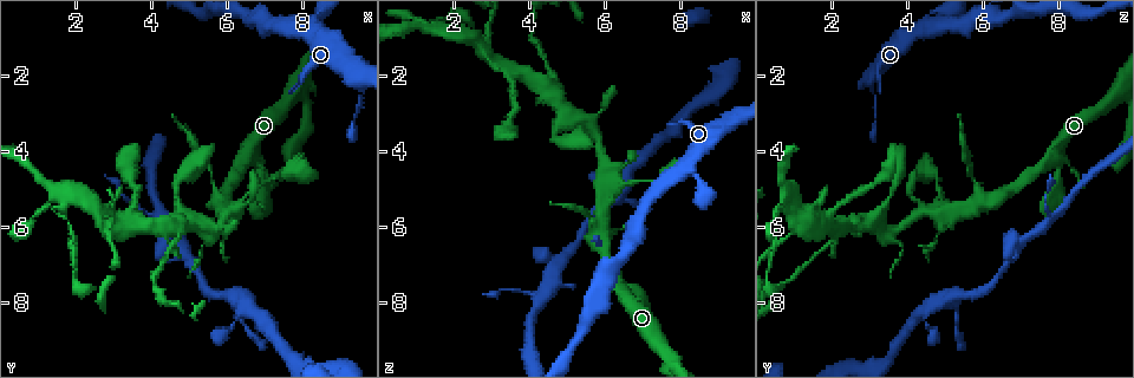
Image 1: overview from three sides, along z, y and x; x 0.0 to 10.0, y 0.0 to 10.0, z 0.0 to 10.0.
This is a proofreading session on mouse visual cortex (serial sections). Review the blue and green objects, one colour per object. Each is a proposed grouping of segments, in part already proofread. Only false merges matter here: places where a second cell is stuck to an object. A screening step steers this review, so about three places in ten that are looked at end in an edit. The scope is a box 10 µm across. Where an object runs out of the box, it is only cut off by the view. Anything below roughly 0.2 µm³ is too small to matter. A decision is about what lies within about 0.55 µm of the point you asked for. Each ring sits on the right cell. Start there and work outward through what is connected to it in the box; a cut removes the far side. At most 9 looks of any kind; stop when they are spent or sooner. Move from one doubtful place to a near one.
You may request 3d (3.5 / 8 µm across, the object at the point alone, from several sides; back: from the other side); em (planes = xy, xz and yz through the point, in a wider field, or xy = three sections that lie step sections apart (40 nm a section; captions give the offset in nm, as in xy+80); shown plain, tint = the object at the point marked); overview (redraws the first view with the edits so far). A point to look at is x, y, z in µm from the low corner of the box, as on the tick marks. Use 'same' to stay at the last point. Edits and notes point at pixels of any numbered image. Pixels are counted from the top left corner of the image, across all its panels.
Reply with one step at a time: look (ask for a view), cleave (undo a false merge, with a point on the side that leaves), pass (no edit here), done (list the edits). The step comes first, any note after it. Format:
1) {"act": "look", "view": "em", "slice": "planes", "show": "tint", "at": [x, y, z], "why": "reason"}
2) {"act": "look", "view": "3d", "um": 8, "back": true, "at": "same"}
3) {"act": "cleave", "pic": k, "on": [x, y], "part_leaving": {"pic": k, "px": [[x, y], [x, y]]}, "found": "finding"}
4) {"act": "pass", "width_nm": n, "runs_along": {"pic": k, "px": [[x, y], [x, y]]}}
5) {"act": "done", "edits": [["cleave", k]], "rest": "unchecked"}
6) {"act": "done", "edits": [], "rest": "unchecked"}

{"act": "look", "view": "3d", "um": 3.5, "at": [8.25, 0.75, 4.35], "why": "small branch off a trunk"}

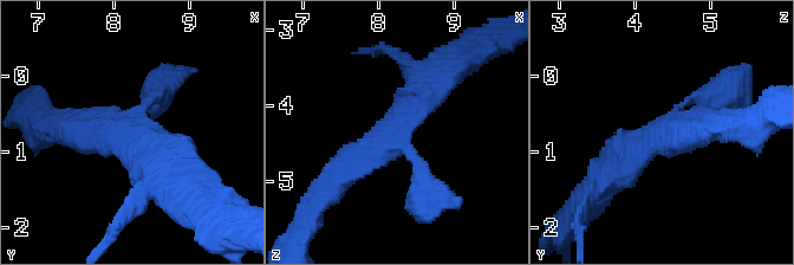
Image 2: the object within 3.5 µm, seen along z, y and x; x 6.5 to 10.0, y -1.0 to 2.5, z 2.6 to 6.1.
{"act": "look", "view": "em", "slice": "planes", "show": "tint", "at": [8.20, 0.80, 4.30], "arms": 3, "arm_widths_nm": [150, 400, 400], "why": "need the tissue"}

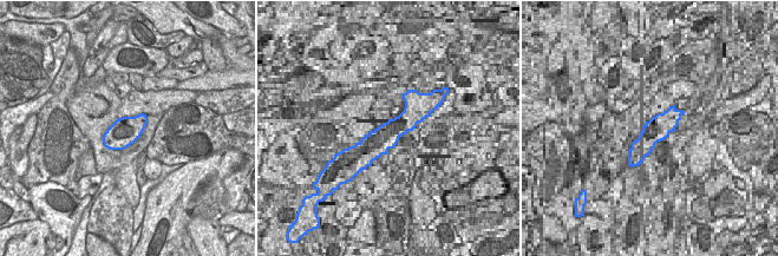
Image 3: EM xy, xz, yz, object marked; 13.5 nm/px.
{"act": "pass", "runs_along": {"pic": 2, "px": [[417, 73], [414, 107], [333, 180]]}, "found": "one cell here"}

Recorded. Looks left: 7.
{"act": "look", "view": "3d", "um": 8, "at": [9.35, 1.90, 3.25], "why": "sudden change in width"}

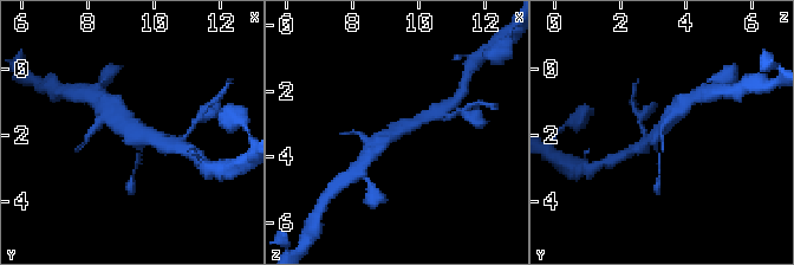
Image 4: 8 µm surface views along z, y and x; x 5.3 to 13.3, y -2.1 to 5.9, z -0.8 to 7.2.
{"act": "look", "view": "3d", "um": 3.5, "at": "same"}

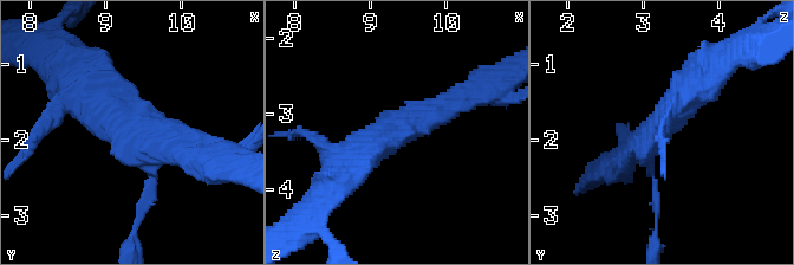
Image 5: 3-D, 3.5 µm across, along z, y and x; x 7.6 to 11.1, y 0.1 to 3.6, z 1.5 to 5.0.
{"act": "look", "view": "em", "slice": "planes", "show": "tint", "at": [9.40, 1.85, 3.15], "why": "shape alone is not enough"}

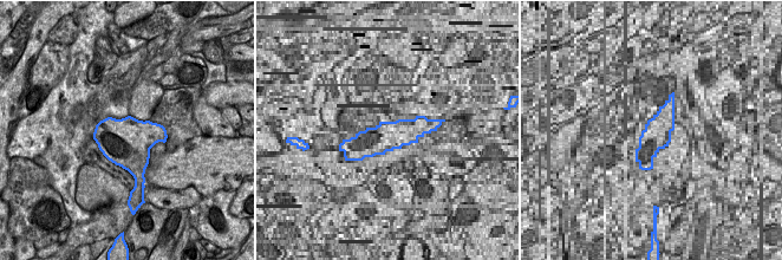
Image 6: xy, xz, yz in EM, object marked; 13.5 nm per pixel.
{"act": "pass", "runs_along": {"pic": 5, "px": [[72, 96], [153, 150], [145, 201]]}, "found": "continuous, no second cell"}

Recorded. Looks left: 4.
{"act": "look", "view": "3d", "um": 3.5, "at": [6.15, 5.55, 4.70], "why": "sharp bend"}

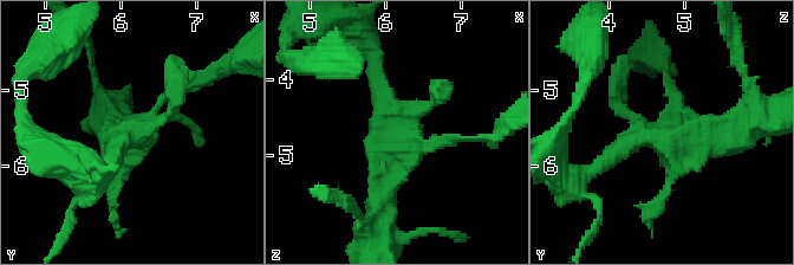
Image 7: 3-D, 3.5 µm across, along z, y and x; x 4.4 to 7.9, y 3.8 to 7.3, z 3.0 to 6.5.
{"act": "look", "view": "em", "slice": "xy", "step": 3, "show": "tint", "at": [6.20, 5.55, 4.60], "why": "need the tissue"}

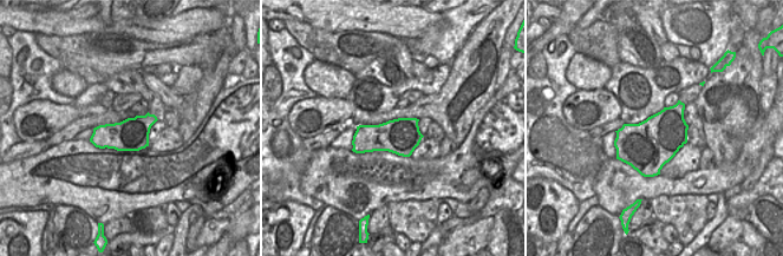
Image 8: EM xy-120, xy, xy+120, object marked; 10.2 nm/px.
{"act": "look", "view": "em", "slice": "xy", "step": 2, "show": "tint", "at": "same", "why": "another direction"}

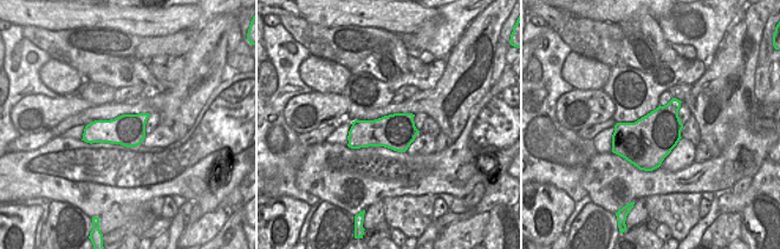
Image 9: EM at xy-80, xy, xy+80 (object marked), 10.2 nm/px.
{"act": "pass", "runs_along": {"pic": 7, "px": [[728, 135], [640, 135], [594, 168]]}, "found": "continuous, no second cell"}

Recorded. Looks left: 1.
{"act": "done", "edits": [], "rest": "unchecked"}

